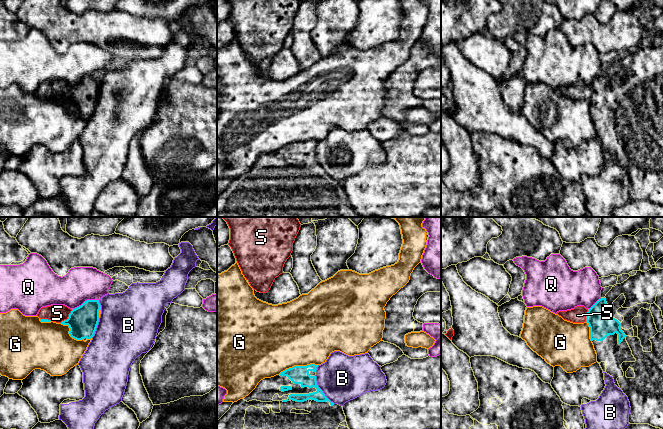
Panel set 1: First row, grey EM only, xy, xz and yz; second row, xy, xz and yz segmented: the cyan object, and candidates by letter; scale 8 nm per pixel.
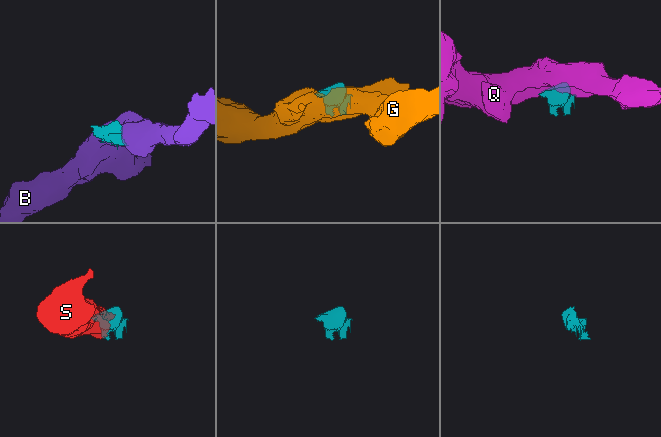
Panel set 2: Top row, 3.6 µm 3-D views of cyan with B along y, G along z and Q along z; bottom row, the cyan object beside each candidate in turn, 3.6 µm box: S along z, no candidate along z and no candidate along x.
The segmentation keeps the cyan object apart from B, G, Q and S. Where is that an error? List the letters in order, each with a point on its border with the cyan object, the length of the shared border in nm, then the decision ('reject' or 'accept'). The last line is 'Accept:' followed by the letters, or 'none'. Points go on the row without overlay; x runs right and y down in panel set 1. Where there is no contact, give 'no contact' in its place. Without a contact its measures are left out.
B: contact xz (321, 166); length 280 nm; reject
G: contact xz (297, 142); length 340 nm; reject
Q: contact xy (85, 77); length 240 nm; reject
S: contact xy (68, 93); length 150 nm; accept
Accept: S

